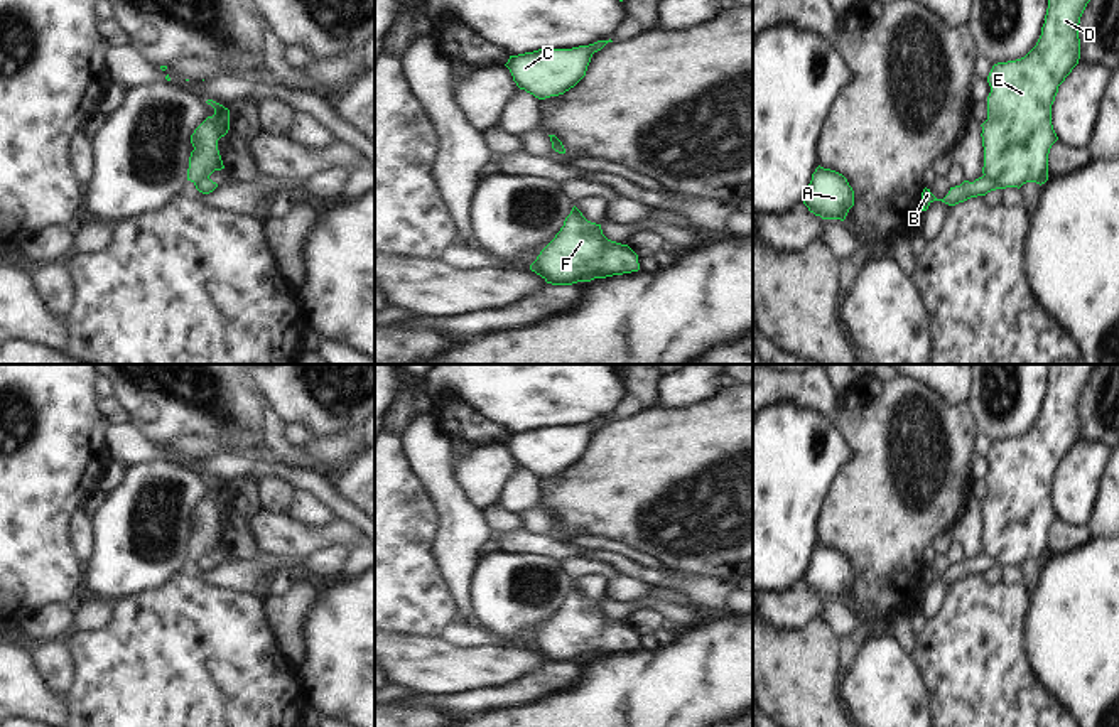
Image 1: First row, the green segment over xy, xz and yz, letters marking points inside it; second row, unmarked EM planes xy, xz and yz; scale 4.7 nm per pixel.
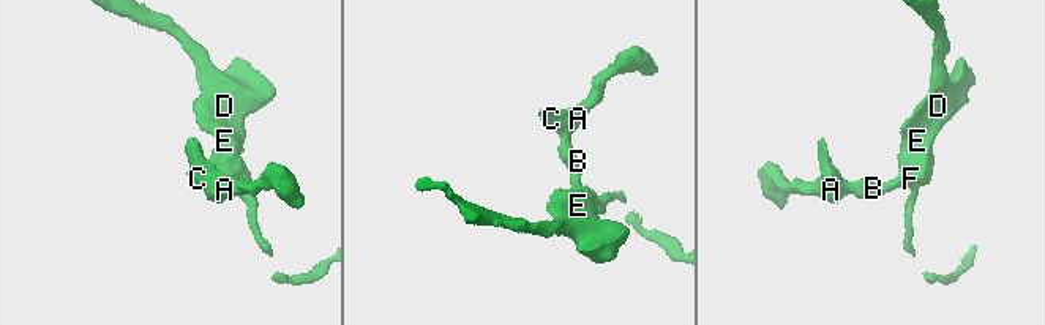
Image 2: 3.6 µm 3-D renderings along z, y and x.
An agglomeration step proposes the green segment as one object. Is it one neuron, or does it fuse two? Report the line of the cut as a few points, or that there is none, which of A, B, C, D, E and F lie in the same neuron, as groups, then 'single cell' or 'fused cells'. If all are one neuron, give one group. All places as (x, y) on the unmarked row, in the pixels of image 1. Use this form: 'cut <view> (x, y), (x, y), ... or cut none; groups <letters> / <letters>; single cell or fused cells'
cut yz (984, 552), (1003, 565); groups A B C / D E F; fused cells

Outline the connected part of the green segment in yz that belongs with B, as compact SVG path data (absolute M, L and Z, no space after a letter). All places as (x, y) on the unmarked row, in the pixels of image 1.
M986 553L976 557L974 560L964 558L960 563L950 565L949 572L943 577L937 577L930 570L930 567L925 565L922 570L922 582L923 582L922 589L927 589L933 579L942 579L949 584L955 584L970 575L986 574L987 570L996 568L996 567L1003 567L1003 565L996 558Z

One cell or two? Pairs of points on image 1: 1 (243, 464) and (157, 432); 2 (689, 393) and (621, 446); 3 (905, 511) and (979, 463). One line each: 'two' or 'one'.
1: two
2: two
3: two

